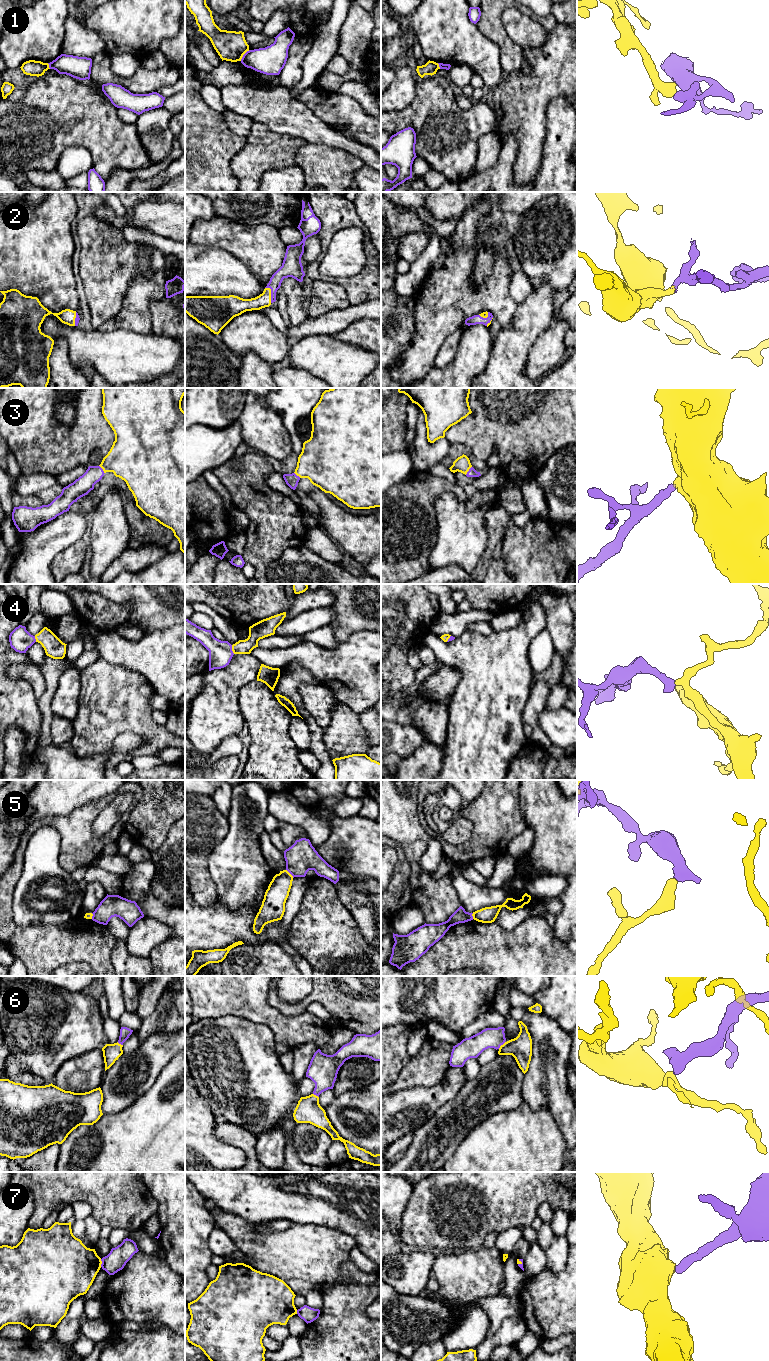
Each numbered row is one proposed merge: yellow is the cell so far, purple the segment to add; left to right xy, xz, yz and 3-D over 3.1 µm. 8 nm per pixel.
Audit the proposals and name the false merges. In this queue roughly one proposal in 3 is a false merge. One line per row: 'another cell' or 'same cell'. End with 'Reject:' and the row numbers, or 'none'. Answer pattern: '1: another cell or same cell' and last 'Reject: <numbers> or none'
1: another cell
2: same cell
3: same cell
4: same cell
5: another cell
6: same cell
7: another cell
Reject: 1, 5, 7

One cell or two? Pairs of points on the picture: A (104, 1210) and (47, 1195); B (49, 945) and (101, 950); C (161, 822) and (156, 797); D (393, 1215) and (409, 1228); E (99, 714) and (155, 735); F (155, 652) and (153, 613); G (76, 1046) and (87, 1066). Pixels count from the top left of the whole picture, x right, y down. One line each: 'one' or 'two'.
A: one
B: one
C: one
D: two
E: one
F: two
G: two

